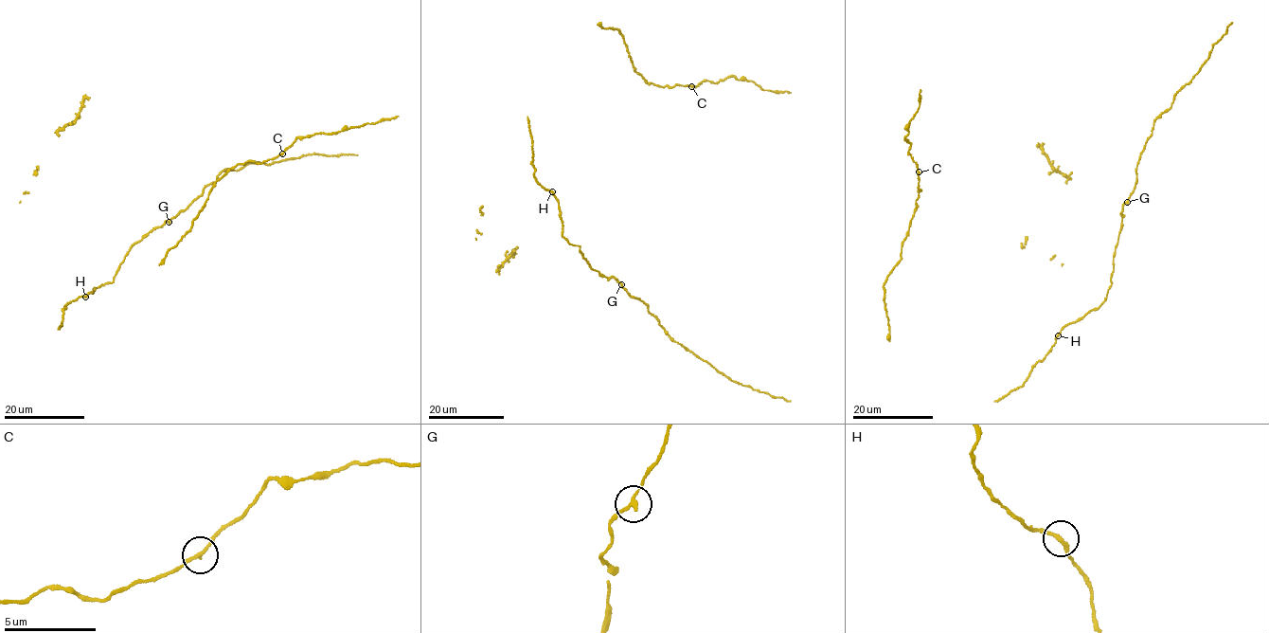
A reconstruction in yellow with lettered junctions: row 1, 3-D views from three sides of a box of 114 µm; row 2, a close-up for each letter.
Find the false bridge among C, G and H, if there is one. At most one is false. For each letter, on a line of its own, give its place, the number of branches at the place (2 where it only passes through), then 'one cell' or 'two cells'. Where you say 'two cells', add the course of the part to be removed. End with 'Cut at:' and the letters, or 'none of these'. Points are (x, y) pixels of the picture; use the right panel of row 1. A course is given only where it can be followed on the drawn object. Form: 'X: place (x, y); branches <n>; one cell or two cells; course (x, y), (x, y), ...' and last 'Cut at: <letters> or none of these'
C: place (919, 171); branches 2; one cell
G: place (1127, 202); branches 2; one cell
H: place (1058, 335); branches 2; one cell
Cut at: none of these

